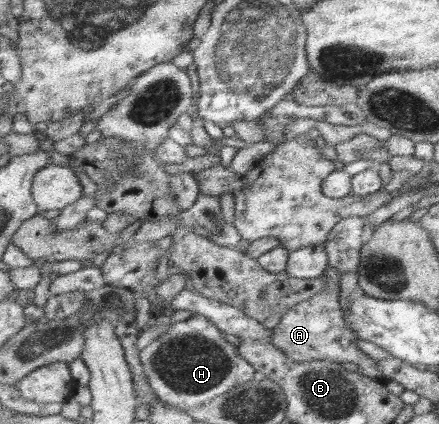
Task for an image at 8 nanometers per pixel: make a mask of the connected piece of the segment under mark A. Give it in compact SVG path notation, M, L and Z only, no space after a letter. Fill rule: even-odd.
M329 264L327 271L321 277L327 280L327 289L314 295L309 301L302 301L293 310L289 310L282 318L280 325L272 330L270 343L280 348L288 358L298 362L328 360L338 364L354 363L358 365L361 374L384 380L378 361L364 354L356 346L355 340L360 340L360 337L356 331L352 330L350 323L346 321L345 312L340 308L338 296L340 296L341 273Z

